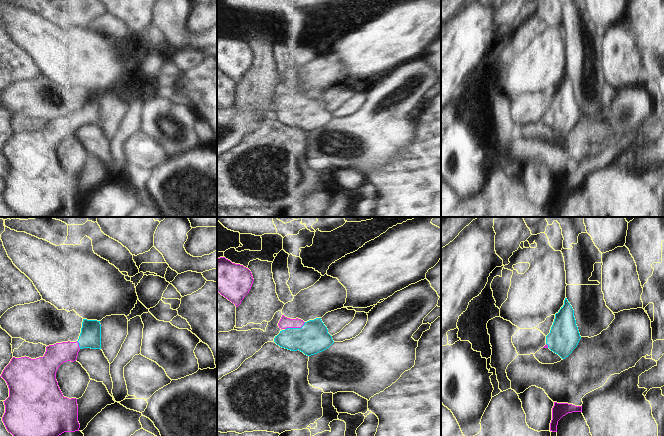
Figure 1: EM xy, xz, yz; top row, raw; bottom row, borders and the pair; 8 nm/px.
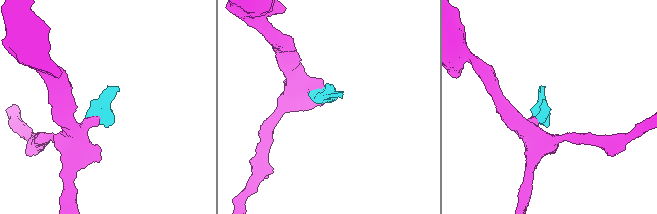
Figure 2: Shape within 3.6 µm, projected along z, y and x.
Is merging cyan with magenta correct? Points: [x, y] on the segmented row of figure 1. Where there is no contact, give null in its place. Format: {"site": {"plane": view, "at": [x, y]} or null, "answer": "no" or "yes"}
{"site": {"plane": "xz", "at": [295, 328]}, "answer": "yes"}

